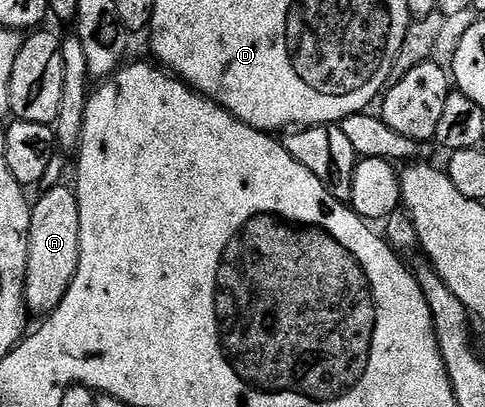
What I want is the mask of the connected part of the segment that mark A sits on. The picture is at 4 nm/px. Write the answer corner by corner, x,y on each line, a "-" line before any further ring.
55,186
41,193
43,196
33,201
30,209
30,249
28,250
28,266
26,267
26,306
31,313
49,314
60,306
72,278
76,274
76,266
80,262
80,206
75,189

